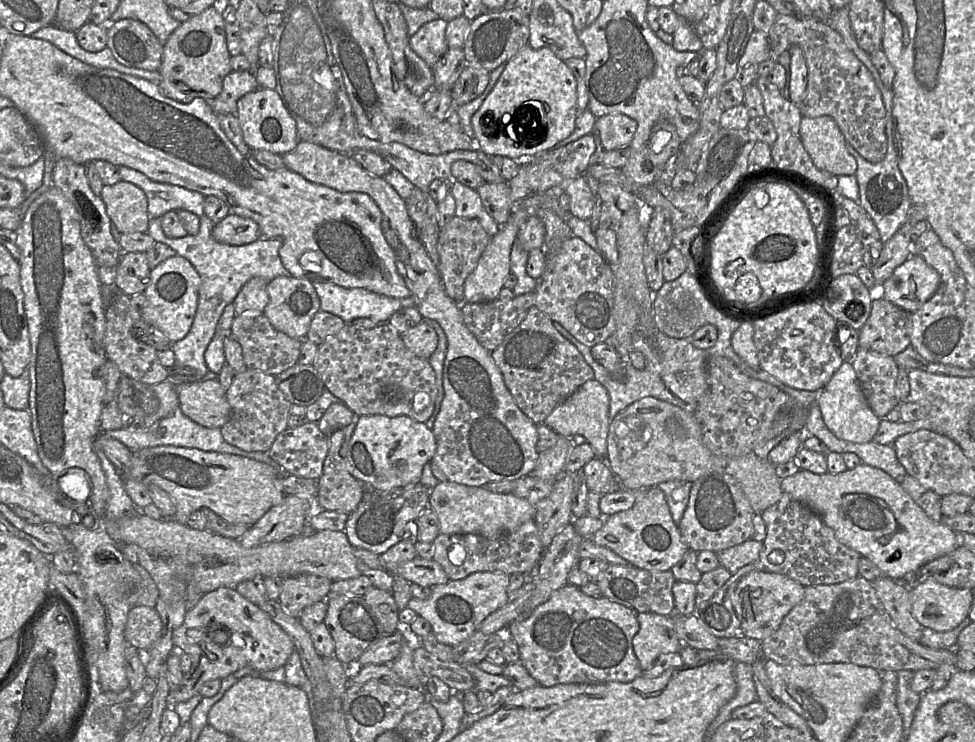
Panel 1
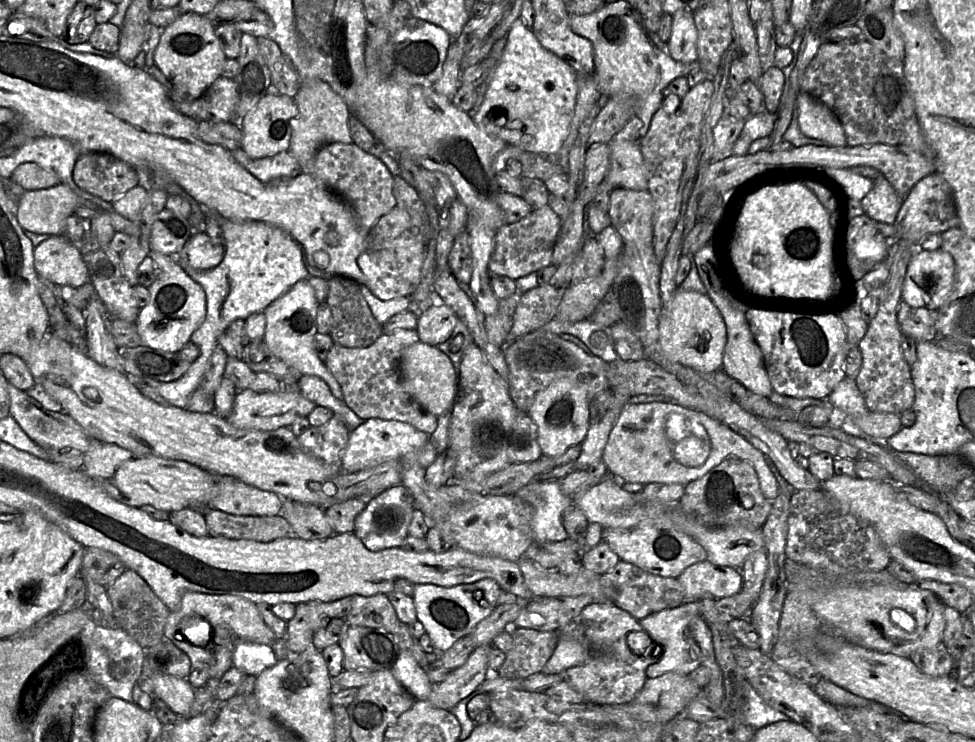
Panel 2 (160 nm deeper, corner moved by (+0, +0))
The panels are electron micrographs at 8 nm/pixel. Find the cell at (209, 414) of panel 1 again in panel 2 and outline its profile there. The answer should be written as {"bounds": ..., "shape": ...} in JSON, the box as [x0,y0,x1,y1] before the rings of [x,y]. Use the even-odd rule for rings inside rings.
{"bounds":[227,389,317,431],"shape":[[[249,389],[237,390],[233,410],[227,422],[239,429],[256,431],[274,431],[290,427],[298,418],[308,417],[317,405],[305,398],[299,390],[288,390],[281,393],[256,393]]]}

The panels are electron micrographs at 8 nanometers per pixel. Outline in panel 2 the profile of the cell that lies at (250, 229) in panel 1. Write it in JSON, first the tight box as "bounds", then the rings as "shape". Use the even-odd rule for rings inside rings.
{"bounds":[182,231,224,271],"shape":[[[205,231],[191,236],[182,249],[182,260],[188,266],[207,271],[218,266],[224,256],[224,247],[215,244]]]}

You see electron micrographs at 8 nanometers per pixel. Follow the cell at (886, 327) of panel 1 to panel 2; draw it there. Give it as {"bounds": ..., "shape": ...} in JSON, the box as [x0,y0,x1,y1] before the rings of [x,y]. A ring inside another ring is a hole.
{"bounds":[897,301,939,341],"shape":[[[901,301],[897,310],[897,321],[903,336],[919,341],[934,341],[939,335],[936,330],[937,310],[912,307]]]}

